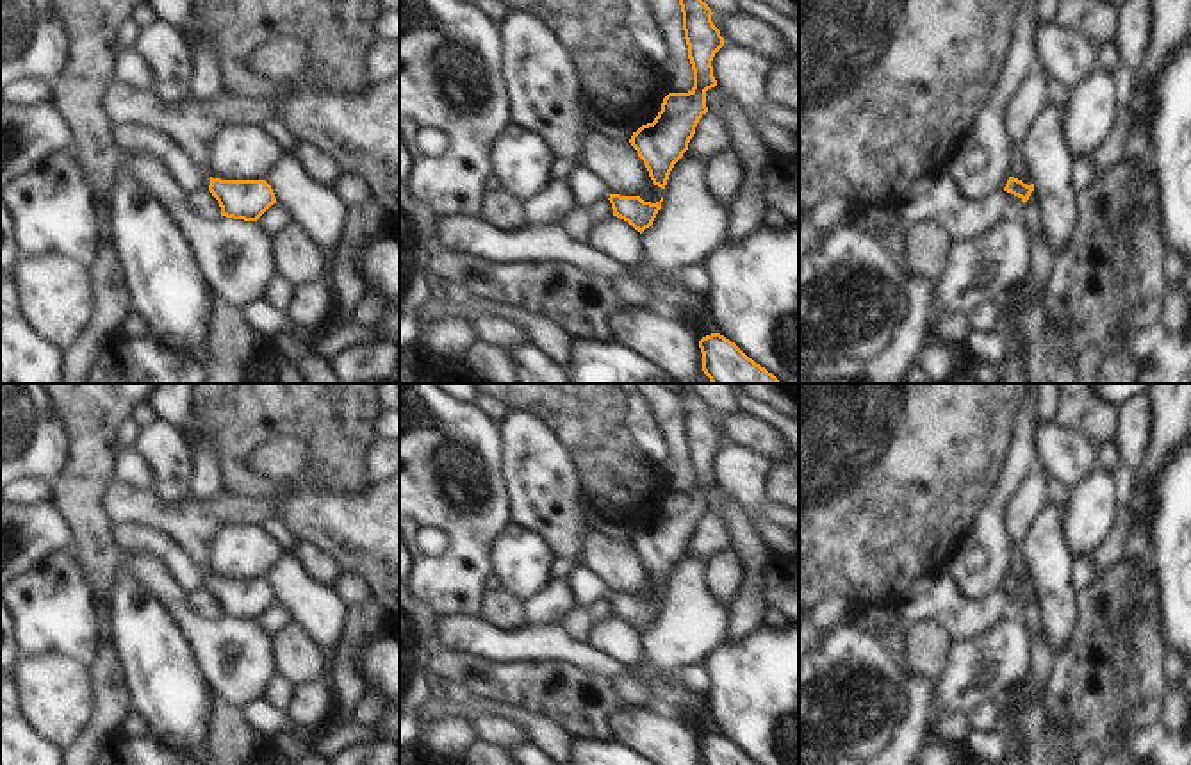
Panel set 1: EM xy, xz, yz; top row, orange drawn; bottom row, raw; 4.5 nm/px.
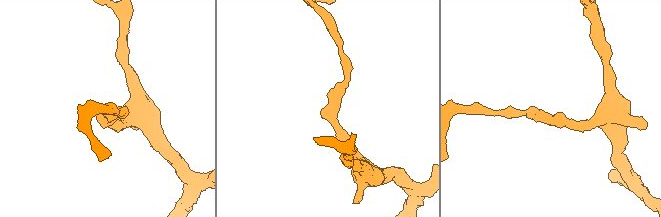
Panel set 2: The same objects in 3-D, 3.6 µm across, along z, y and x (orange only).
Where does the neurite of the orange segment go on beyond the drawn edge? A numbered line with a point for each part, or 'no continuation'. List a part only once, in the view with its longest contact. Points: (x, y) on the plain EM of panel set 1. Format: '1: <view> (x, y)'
1: xy (131, 537).

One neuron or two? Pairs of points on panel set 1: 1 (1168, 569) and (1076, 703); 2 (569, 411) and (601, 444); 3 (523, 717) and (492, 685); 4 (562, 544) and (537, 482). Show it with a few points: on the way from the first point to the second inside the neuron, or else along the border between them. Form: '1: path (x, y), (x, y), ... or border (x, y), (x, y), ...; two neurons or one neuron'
1: border (1152, 571), (1158, 582), (1163, 626); two neurons
2: path (578, 419), (594, 435); one neuron
3: border (475, 694), (519, 705), (550, 719); two neurons
4: path (562, 528), (542, 498); one neuron

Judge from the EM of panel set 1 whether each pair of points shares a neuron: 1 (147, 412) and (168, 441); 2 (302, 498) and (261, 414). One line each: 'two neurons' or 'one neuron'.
1: two neurons
2: two neurons

